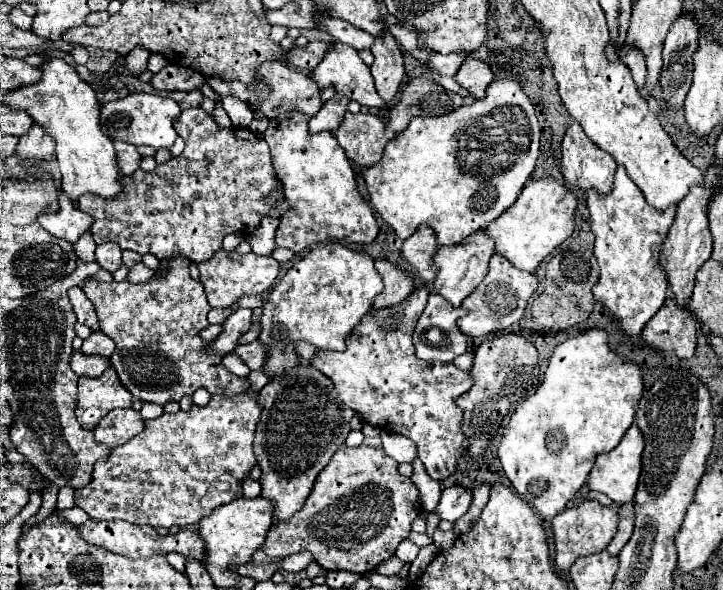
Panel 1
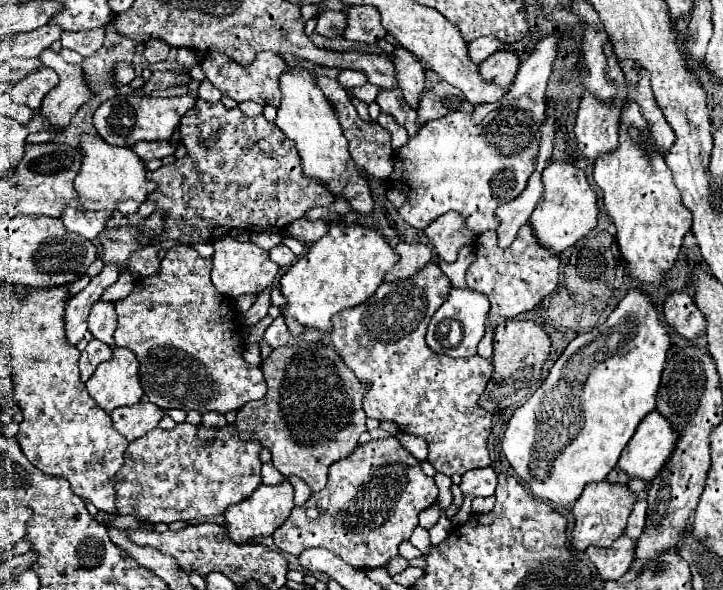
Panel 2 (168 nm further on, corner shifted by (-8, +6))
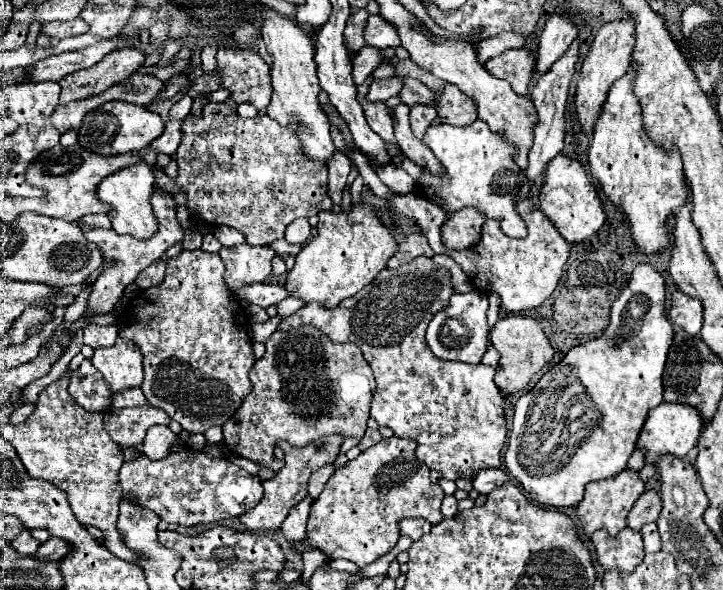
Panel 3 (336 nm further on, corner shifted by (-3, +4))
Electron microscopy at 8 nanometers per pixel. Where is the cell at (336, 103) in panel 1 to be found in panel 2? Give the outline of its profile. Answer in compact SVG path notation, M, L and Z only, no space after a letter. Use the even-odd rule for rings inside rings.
M364 84L364 86L358 86L358 88L354 88L354 90L350 90L348 94L350 96L356 96L358 100L362 100L362 102L366 102L366 104L372 104L374 100L376 100L376 96L378 96L378 86L374 86L374 84Z

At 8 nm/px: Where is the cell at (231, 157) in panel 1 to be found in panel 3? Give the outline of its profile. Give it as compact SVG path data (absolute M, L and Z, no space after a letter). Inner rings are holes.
M209 102L201 116L189 114L183 122L183 140L175 156L179 164L175 184L185 190L191 220L199 220L207 226L231 226L239 230L251 246L265 246L279 240L283 238L285 226L295 218L309 218L333 206L327 196L327 164L305 158L301 142L293 136L293 124L285 128L267 114L245 120L233 108Z

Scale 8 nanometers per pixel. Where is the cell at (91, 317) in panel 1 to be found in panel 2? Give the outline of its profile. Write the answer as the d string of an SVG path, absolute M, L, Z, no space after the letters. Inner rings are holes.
M98 302L94 304L90 316L88 316L90 332L96 340L102 340L108 346L114 346L114 330L118 324L116 310L108 302Z

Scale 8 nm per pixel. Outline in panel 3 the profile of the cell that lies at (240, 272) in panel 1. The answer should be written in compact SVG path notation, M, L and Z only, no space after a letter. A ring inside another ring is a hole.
M245 242L233 248L223 246L219 256L225 264L225 284L231 292L237 292L249 284L265 282L265 278L271 274L271 258L275 252L267 246L253 248Z

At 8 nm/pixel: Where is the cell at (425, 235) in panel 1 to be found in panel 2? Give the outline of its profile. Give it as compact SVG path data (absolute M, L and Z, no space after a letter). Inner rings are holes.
M448 212L440 216L424 232L430 238L430 244L434 246L436 254L446 262L454 262L458 258L460 248L474 244L476 240L476 234L466 228L464 218L458 212Z

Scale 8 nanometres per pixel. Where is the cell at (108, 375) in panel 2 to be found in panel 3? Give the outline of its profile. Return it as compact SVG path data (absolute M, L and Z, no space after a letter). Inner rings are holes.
M117 338L111 348L97 348L91 362L109 382L111 394L117 394L127 388L141 388L143 366L141 350L133 342Z

